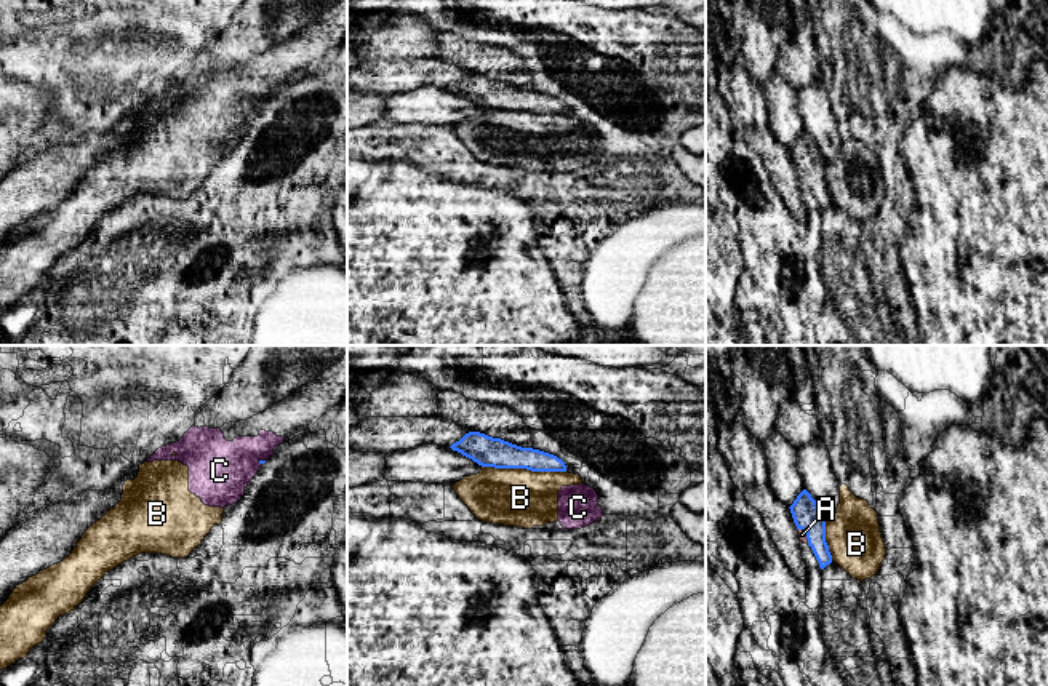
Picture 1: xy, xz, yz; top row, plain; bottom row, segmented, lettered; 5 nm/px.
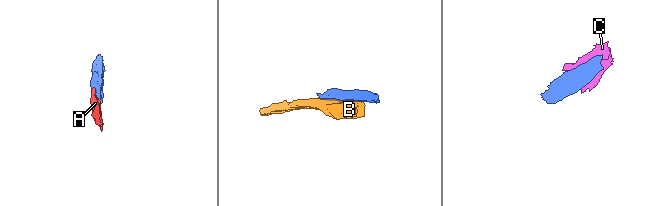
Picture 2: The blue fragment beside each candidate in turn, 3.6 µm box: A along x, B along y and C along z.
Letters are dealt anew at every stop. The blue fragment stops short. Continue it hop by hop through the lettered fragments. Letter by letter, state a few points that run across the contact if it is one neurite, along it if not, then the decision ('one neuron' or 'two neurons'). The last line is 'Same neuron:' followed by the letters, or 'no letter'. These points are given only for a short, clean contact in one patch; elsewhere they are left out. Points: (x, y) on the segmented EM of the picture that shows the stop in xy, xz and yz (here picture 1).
A: line yz (807, 515), (807, 534), (802, 534); one neuron
B: two neurons
C: line xy (264, 459), (258, 462); two neurons
Same neuron: A

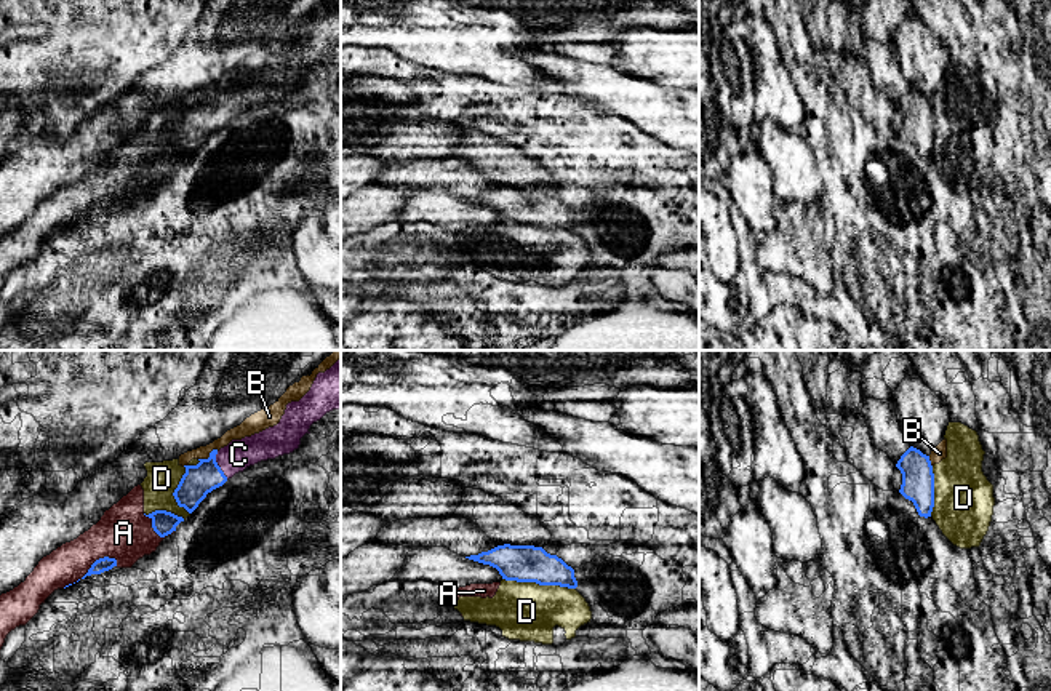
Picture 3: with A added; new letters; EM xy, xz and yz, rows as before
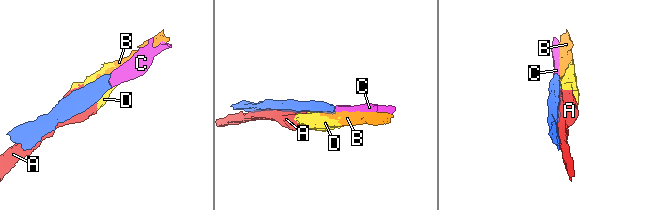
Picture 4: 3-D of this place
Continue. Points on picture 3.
A: two neurons
B: line xy (218, 450), (199, 459); two neurons
C: line xy (199, 480), (218, 466), (239, 455); one neuron
D: line xz (503, 578), (575, 589); two neurons
Same neuron: C

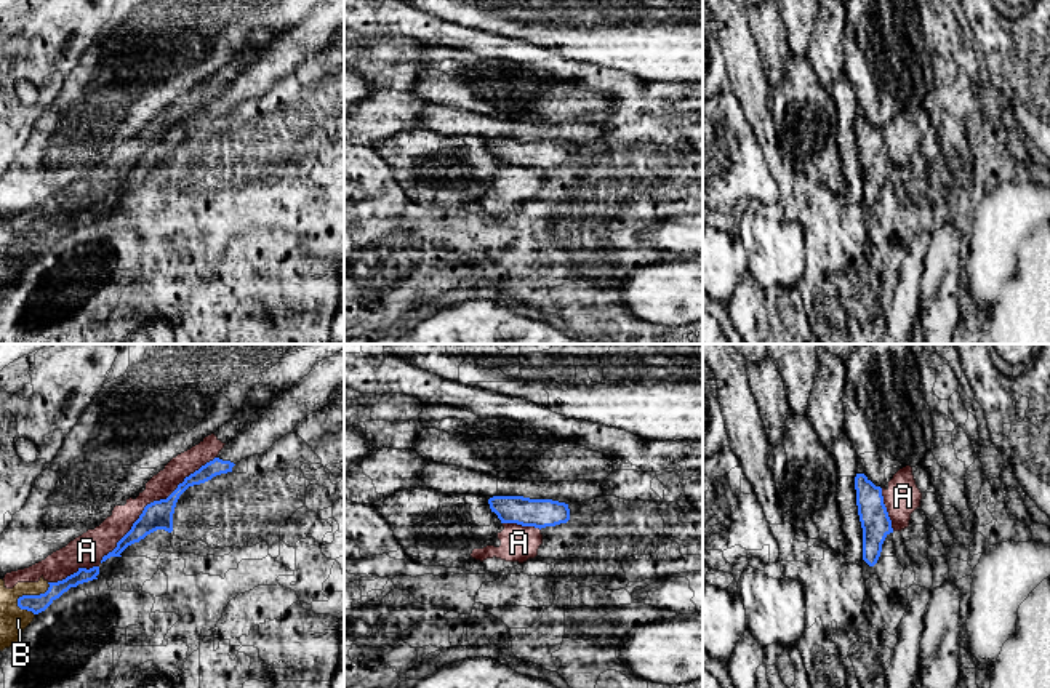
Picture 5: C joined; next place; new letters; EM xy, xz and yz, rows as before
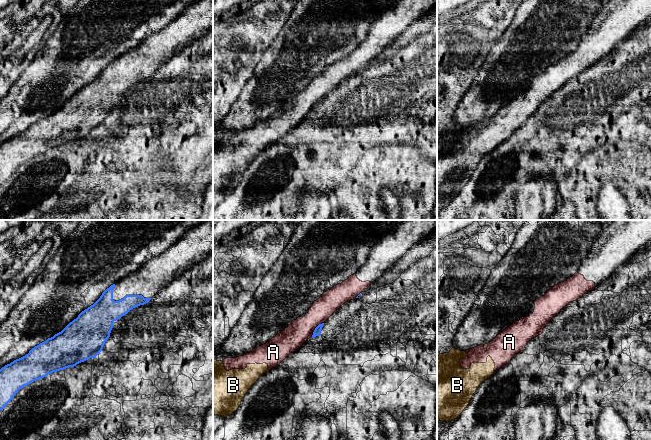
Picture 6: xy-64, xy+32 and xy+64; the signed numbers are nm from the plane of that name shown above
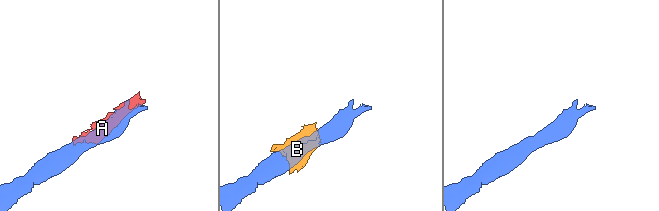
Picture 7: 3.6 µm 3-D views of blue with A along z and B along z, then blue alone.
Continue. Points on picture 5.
A: two neurons
B: line xy (50, 584), (44, 592), (23, 594), (16, 605); two neurons
Same neuron: no letter

